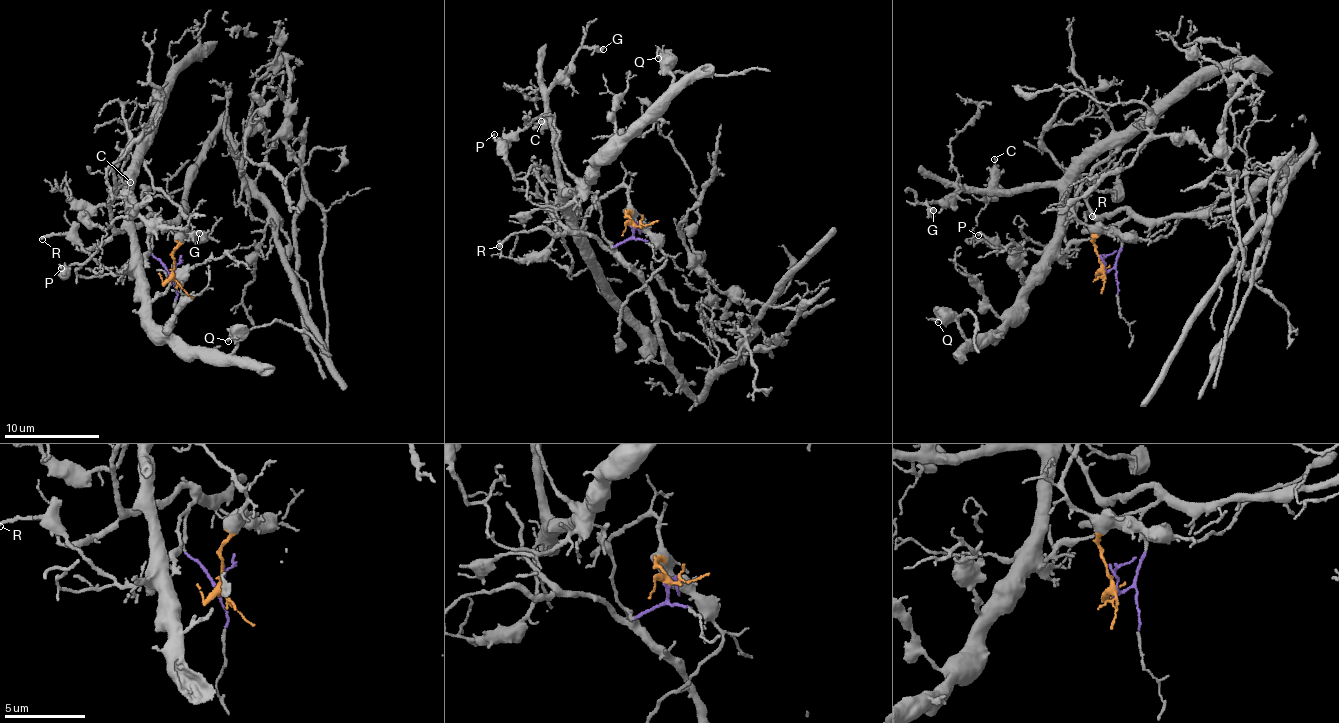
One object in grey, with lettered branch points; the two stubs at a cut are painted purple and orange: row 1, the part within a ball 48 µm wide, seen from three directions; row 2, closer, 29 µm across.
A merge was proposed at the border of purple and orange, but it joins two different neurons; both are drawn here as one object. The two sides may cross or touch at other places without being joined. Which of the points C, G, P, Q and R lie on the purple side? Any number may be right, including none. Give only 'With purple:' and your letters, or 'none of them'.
With purple: R

